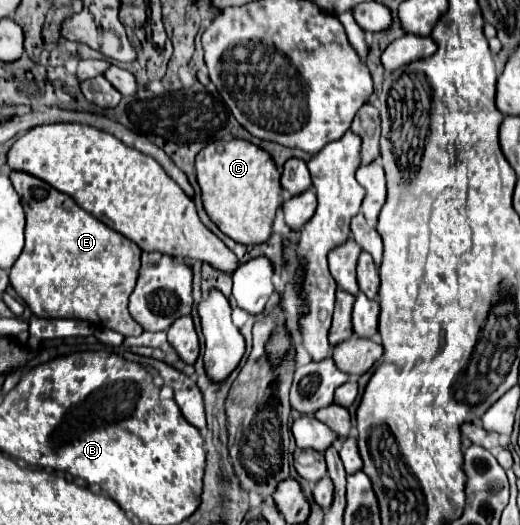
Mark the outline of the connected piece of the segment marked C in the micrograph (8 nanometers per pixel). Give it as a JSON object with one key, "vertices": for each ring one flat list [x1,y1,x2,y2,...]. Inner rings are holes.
{"vertices":[[236,137,230,141,212,141,196,157,196,177,202,189,204,209,224,235,242,245,268,241,276,211,284,203,280,173,268,151]]}

